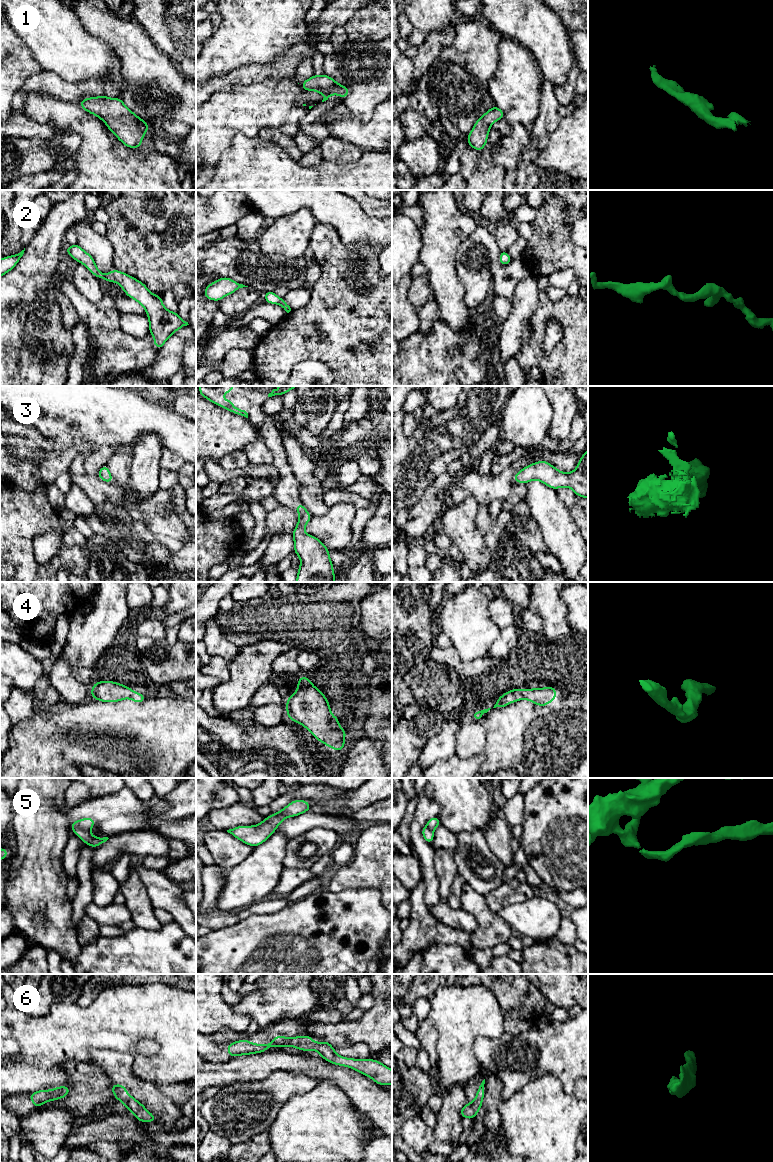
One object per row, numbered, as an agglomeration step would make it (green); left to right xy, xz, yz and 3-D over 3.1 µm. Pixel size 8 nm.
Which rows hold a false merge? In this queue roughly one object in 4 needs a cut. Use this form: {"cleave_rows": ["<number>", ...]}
{"cleave_rows": []}

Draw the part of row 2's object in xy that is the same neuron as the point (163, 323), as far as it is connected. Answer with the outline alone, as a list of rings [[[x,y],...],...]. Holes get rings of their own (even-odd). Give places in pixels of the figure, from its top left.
[[[78,244],[65,248],[65,251],[76,261],[84,264],[96,277],[108,282],[117,282],[126,295],[139,302],[146,310],[149,318],[149,332],[154,337],[154,346],[161,349],[166,340],[181,327],[189,325],[177,312],[171,312],[163,306],[161,296],[152,294],[146,285],[132,276],[117,269],[102,274],[92,256]]]

